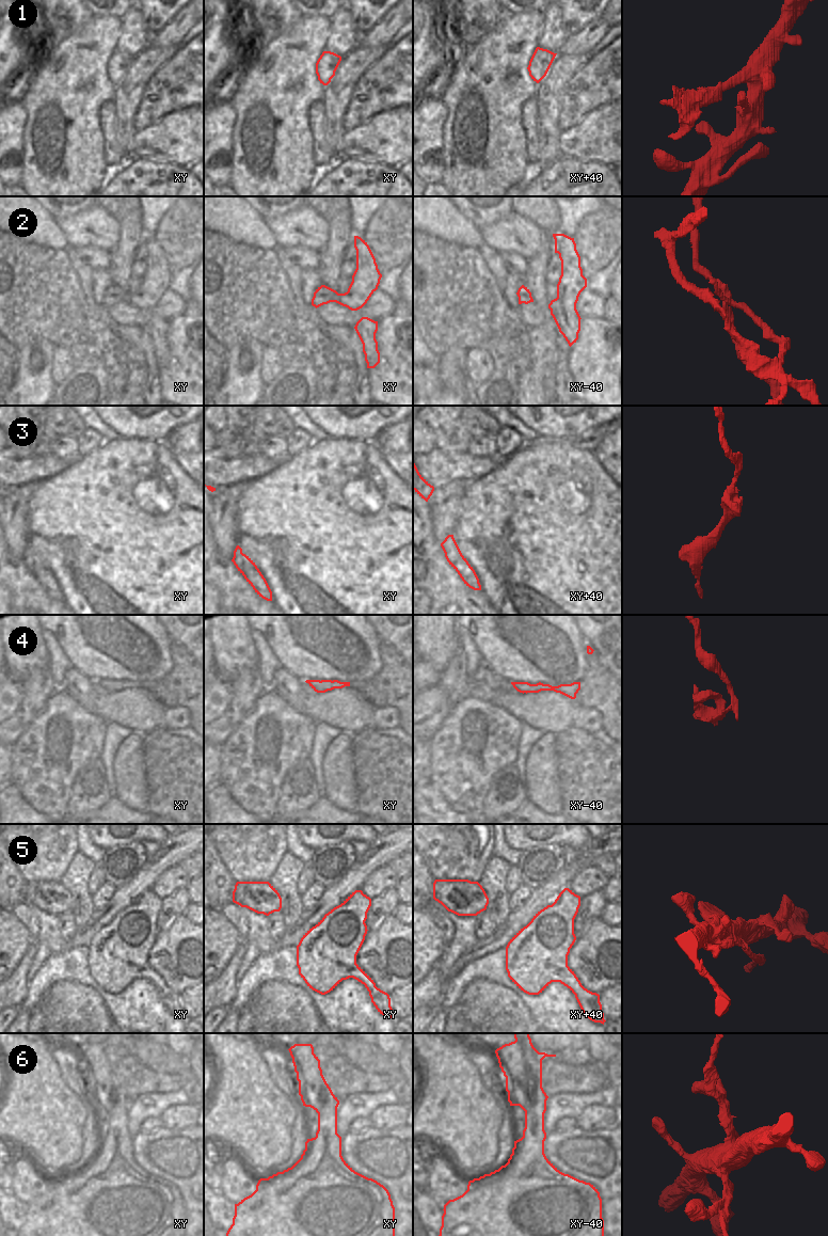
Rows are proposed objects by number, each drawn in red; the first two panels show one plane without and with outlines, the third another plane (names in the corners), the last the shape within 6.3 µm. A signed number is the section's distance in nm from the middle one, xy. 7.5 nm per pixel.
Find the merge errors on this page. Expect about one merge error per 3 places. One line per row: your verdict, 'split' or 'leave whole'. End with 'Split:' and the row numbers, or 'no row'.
1: split
2: split
3: leave whole
4: split
5: split
6: split
Split: 1, 2, 4, 5, 6

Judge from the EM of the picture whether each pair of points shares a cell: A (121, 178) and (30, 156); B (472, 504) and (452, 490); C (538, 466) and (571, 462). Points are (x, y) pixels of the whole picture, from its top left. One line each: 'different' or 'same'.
A: different
B: different
C: same

